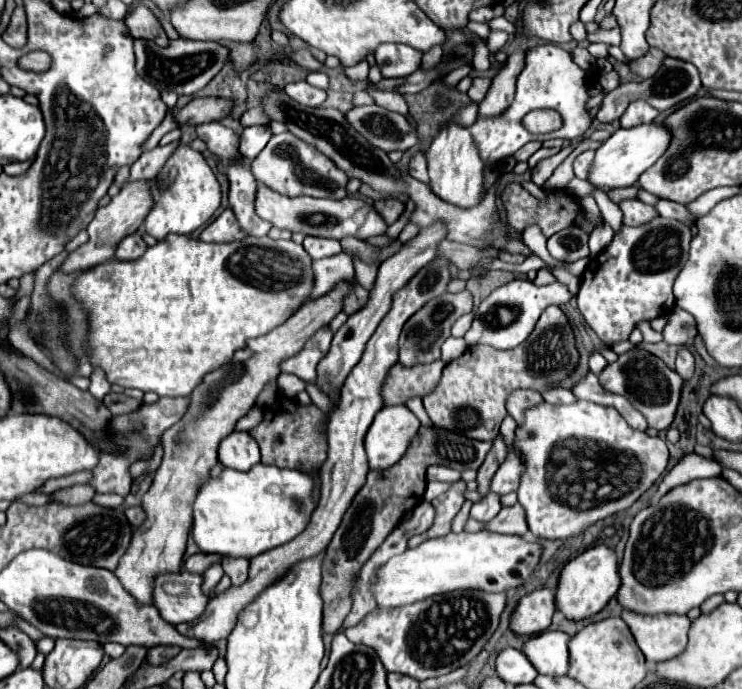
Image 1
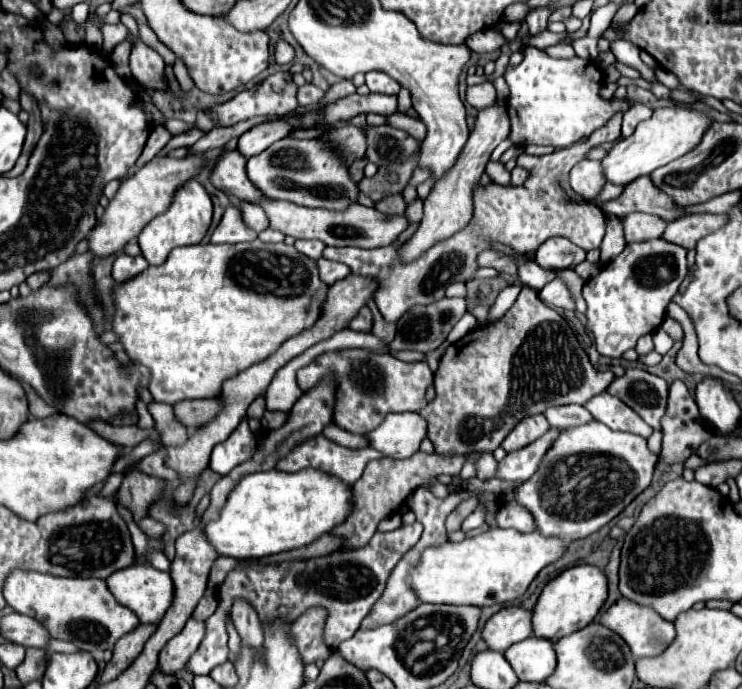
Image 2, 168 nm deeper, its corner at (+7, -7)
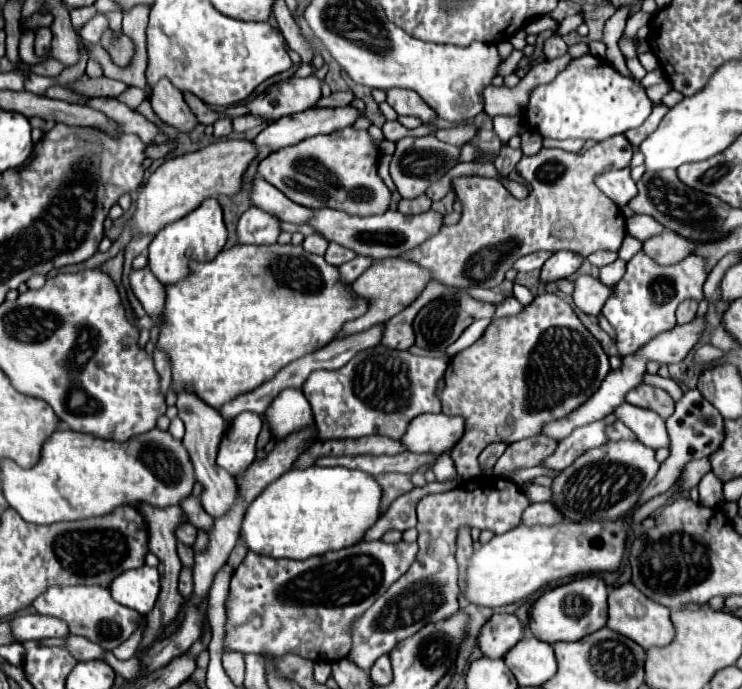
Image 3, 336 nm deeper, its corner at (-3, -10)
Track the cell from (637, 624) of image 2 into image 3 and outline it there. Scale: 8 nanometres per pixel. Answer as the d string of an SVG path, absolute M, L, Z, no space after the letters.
M624 583L610 591L608 609L610 609L608 611L608 627L614 629L616 633L622 633L624 637L630 637L644 649L666 647L672 643L672 639L676 635L674 623L670 621L670 609L646 599L646 595L642 595L632 583Z

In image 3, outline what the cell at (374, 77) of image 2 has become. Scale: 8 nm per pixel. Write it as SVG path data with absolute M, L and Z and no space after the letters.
M390 89L386 91L386 101L396 109L398 115L414 115L424 123L436 117L436 113L422 101L422 97L418 97L410 89Z

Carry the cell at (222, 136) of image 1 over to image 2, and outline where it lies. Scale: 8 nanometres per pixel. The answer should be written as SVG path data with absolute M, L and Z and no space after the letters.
M228 150L212 172L212 184L240 202L260 204L264 194L246 176L246 158L238 150Z

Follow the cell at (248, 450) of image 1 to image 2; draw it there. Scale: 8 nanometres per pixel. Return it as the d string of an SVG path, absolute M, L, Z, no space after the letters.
M244 416L242 422L238 424L238 428L232 432L232 436L228 436L226 442L220 442L220 444L214 446L214 450L210 454L210 468L216 474L224 476L234 466L252 458L256 448L258 448L258 444L256 444L254 434L248 426L248 418Z

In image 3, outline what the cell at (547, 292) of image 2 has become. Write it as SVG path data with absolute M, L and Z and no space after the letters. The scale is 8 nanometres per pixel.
M578 275L574 279L574 291L570 297L574 305L586 315L598 315L610 293L612 293L612 287L602 285L596 277Z

